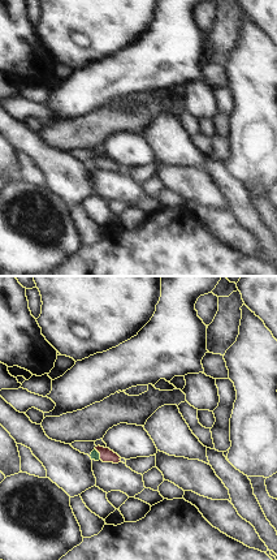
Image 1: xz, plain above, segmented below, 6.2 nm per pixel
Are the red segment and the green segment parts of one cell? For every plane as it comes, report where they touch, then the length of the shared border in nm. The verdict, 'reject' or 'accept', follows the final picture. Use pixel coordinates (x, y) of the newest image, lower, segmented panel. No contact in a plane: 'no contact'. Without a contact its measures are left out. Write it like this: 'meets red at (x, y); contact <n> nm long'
meets red at (99, 452); contact 80 nm long

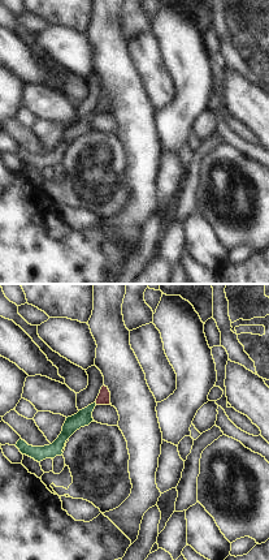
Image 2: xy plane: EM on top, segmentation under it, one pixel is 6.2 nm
meets red at (95, 401); contact 30 nm long

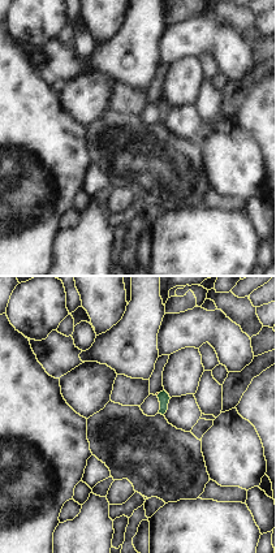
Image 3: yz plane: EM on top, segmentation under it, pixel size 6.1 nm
no contact

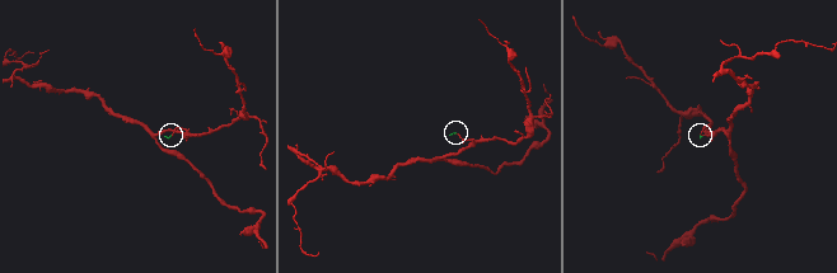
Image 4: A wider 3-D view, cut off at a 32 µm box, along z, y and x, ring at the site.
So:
accept

